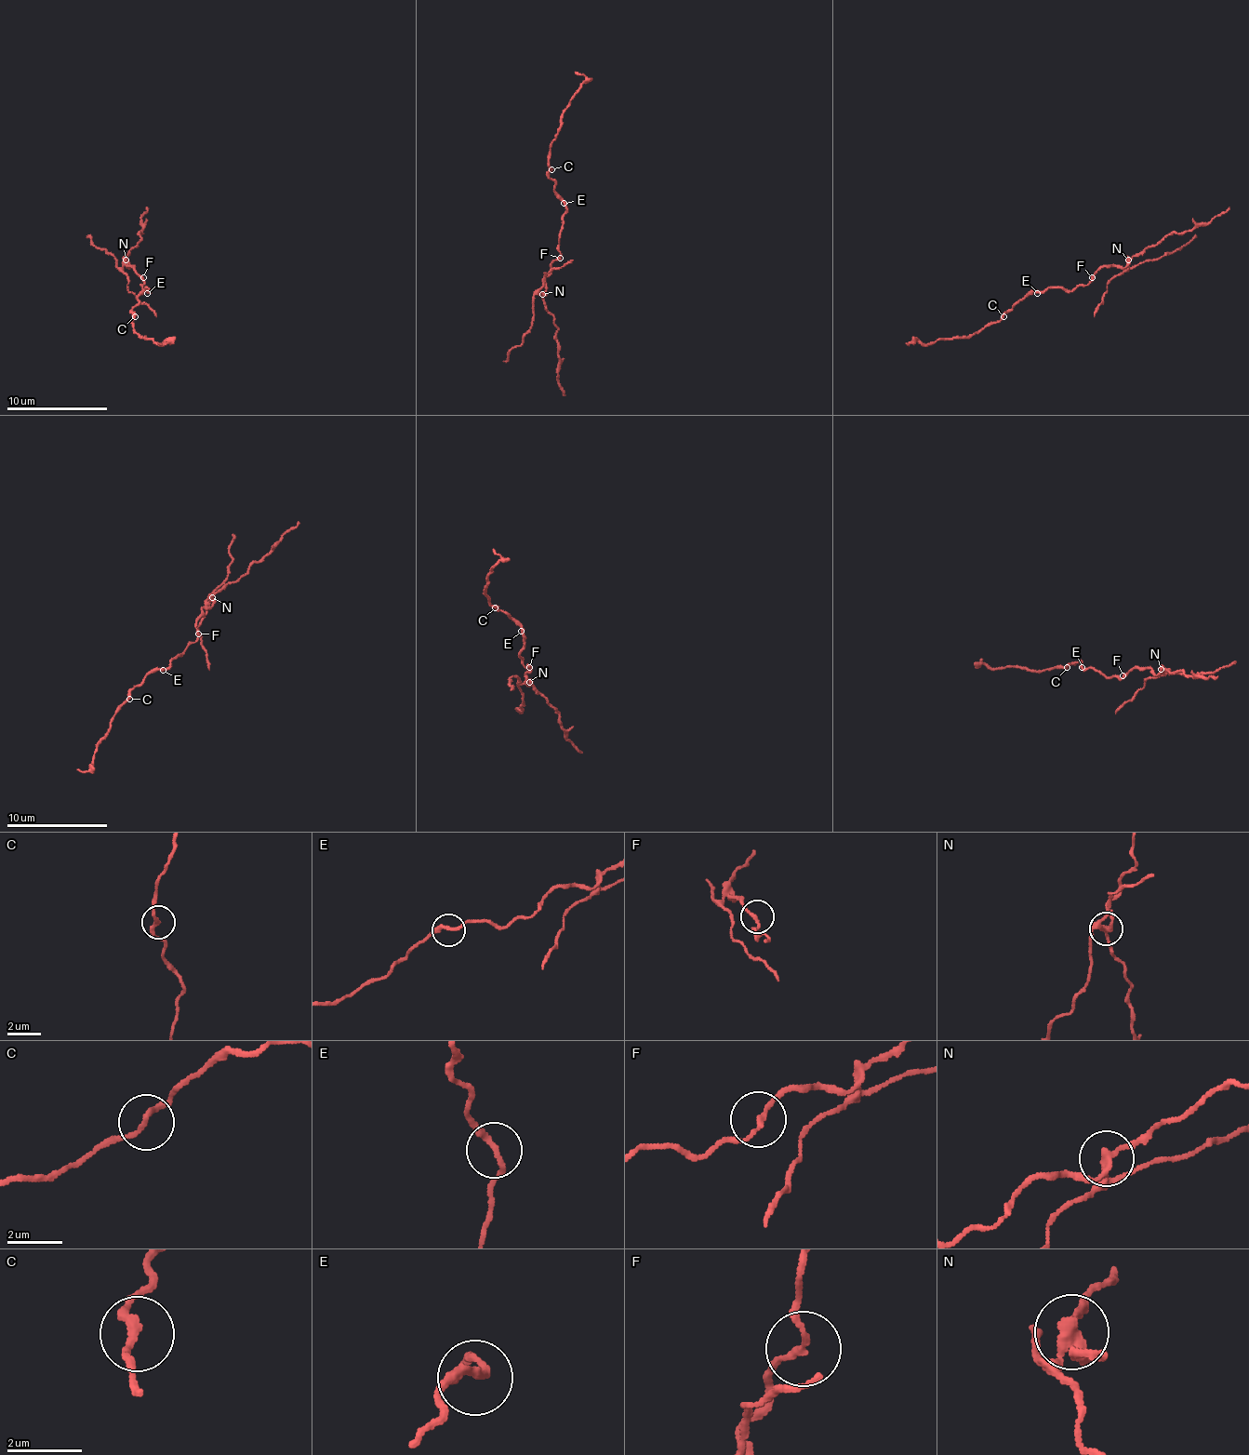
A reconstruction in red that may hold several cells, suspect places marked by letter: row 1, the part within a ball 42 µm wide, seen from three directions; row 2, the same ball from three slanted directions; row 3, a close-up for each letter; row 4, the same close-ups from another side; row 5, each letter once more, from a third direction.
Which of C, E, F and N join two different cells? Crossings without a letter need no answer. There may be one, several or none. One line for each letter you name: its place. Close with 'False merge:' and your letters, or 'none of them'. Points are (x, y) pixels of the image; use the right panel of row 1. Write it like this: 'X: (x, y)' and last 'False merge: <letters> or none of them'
N: (1128, 260)
False merge: N

